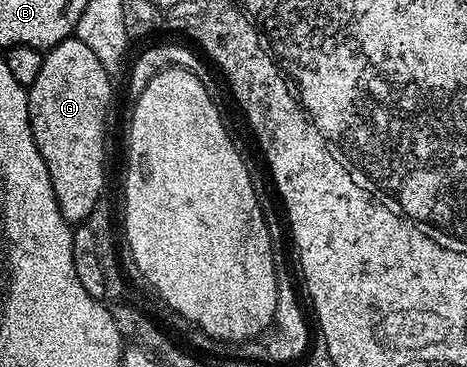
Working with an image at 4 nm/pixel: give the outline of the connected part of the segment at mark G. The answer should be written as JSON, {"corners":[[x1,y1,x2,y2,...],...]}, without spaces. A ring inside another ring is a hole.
{"corners":[[71,36,45,51,40,72,28,87,32,136,48,168,52,192,56,192,56,204,64,220,71,224,85,223,96,204,104,198,102,189,106,186,106,109,110,106,110,78,111,71,106,70,100,60,96,60,88,44]]}

